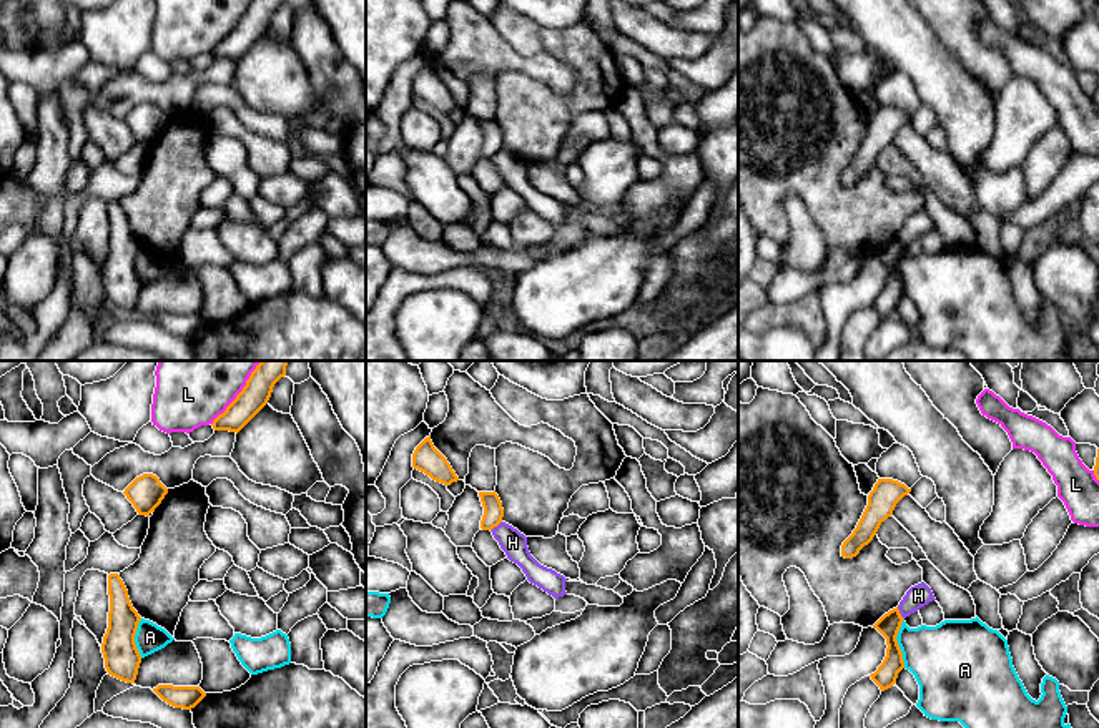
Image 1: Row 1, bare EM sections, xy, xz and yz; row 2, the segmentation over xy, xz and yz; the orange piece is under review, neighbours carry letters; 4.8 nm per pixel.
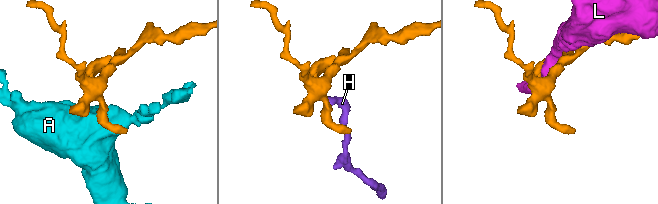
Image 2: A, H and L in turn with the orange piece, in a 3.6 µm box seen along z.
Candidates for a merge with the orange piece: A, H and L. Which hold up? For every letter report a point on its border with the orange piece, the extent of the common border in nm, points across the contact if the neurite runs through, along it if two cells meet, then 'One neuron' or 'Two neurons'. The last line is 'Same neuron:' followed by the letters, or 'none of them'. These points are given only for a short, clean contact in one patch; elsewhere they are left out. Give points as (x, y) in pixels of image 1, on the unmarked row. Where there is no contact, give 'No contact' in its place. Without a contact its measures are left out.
A: Touches orange at yz (896, 271). Shared border 240 nm. Boundary: yz (903, 246), (896, 271), (905, 295). Two neurons
H: Touches orange at yz (900, 241). Shared border 70 nm. Boundary: yz (896, 235), (903, 246). Two neurons
L: Touches orange at xy (235, 27). Shared border 320 nm. Two neurons
Same neuron: none of them

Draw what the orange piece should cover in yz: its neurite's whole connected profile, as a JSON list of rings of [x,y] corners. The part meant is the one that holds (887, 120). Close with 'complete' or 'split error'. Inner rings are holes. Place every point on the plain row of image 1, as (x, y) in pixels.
[[[878,106],[856,156],[841,173],[841,184],[856,184],[873,168],[880,153],[893,143],[896,131],[909,120],[911,116],[898,108]]]; complete

